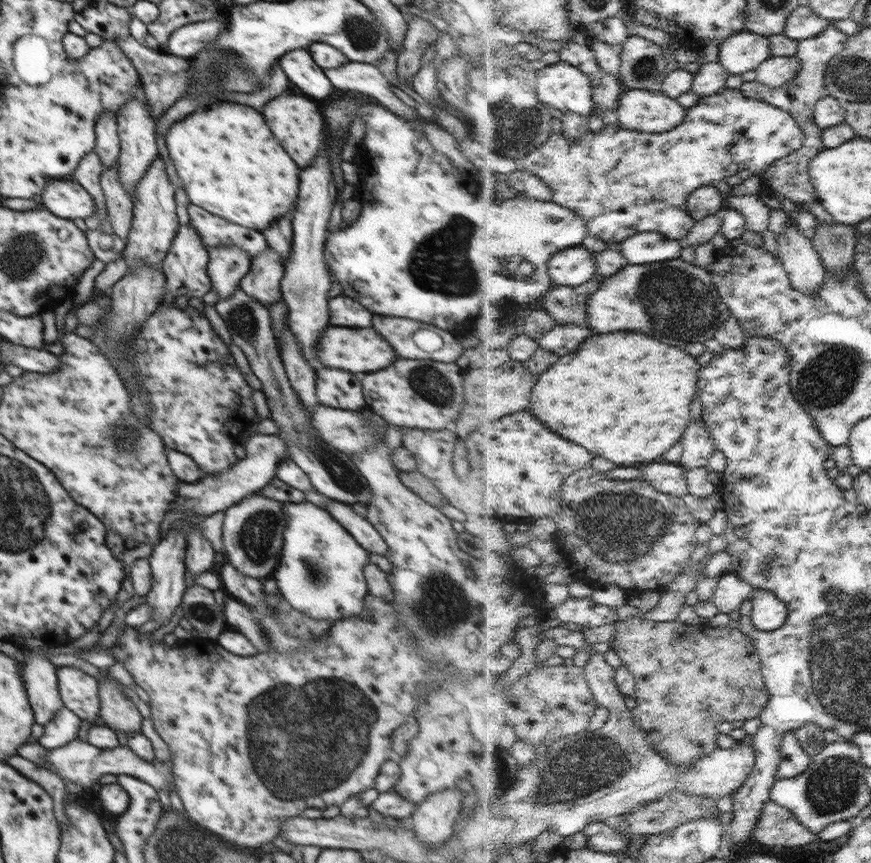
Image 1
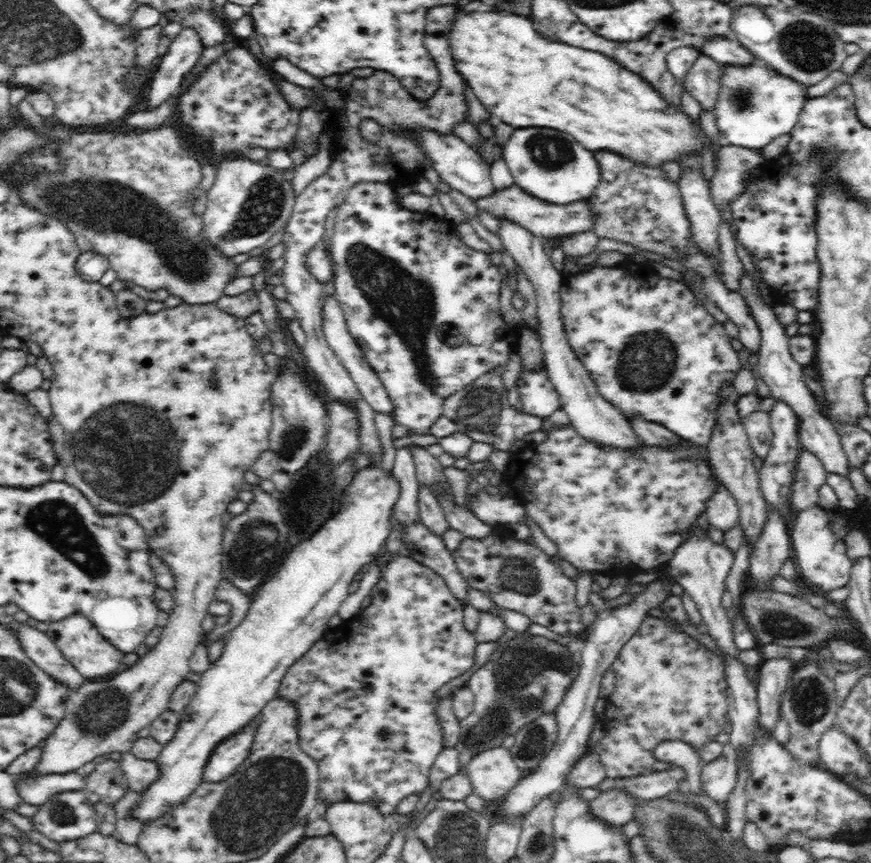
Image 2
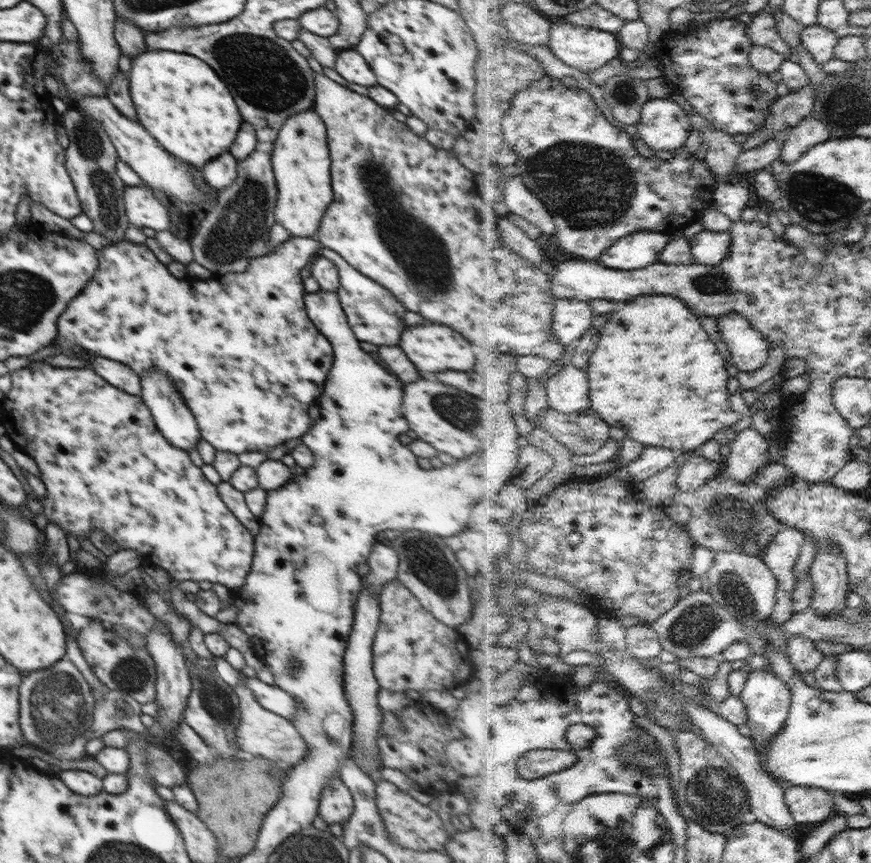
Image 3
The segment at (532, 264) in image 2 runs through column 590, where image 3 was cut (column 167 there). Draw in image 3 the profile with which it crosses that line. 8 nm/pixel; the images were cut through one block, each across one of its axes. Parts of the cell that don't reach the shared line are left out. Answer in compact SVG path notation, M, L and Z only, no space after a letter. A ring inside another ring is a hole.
M155 368L145 372L141 378L141 394L144 404L150 409L157 429L165 436L165 439L176 448L182 450L192 450L201 439L201 434L197 425L197 420L186 406L181 393L177 391L173 380L170 380L165 372Z

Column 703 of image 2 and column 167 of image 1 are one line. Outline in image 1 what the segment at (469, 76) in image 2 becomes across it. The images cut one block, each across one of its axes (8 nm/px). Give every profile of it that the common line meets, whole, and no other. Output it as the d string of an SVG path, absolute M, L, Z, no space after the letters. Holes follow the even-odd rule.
M216 104L204 112L194 112L194 114L188 114L184 120L178 120L174 122L167 134L165 135L166 147L168 147L168 152L170 153L170 160L172 164L176 167L180 182L182 184L181 196L186 199L187 202L210 212L210 215L218 216L227 222L239 224L246 228L253 228L254 230L262 232L264 229L270 228L272 223L283 214L288 212L293 212L295 204L298 200L298 195L300 192L300 184L298 184L298 174L296 174L296 164L294 160L290 160L290 156L282 150L282 146L276 142L276 138L272 136L268 124L264 122L264 116L260 112L256 112L254 108L250 106L242 106L242 104Z

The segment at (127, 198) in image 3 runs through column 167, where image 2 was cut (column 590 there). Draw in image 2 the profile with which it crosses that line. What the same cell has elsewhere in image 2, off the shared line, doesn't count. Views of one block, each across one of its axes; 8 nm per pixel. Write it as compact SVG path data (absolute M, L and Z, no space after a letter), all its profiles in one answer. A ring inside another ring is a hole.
M516 184L510 188L497 190L490 196L478 198L478 200L474 200L474 203L478 207L476 209L477 214L488 212L498 220L505 218L511 222L520 223L522 227L527 228L532 234L545 239L590 231L590 228L595 223L595 214L593 214L586 200L572 201L572 204L566 204L566 206L549 204L549 202L530 195Z

